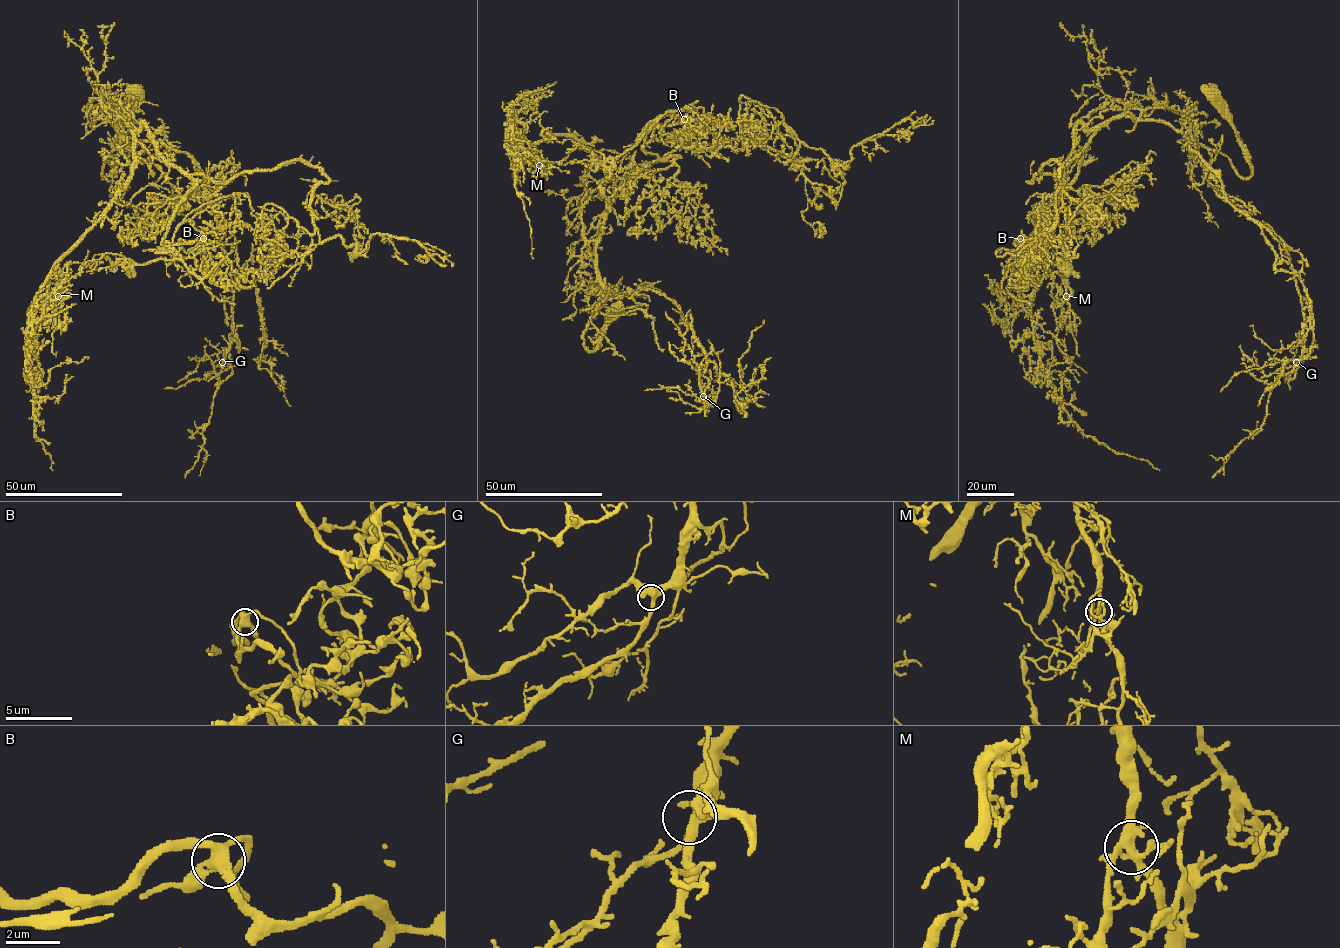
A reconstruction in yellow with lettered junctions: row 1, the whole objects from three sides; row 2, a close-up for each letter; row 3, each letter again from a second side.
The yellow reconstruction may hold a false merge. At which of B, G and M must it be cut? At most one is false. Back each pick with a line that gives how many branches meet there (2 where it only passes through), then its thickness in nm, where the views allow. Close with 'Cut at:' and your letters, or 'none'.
Cut at: none

